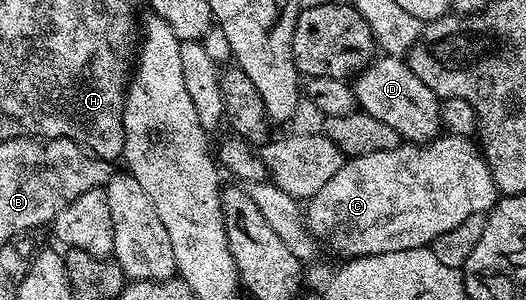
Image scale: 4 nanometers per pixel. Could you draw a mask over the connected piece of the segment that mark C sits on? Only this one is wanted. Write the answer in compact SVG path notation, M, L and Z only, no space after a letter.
M440 136L426 144L401 144L387 152L347 158L337 176L326 181L312 198L306 199L305 223L315 241L350 260L381 252L430 247L437 236L449 232L449 228L457 228L461 220L474 214L486 215L496 201L493 176L482 149L471 138Z

